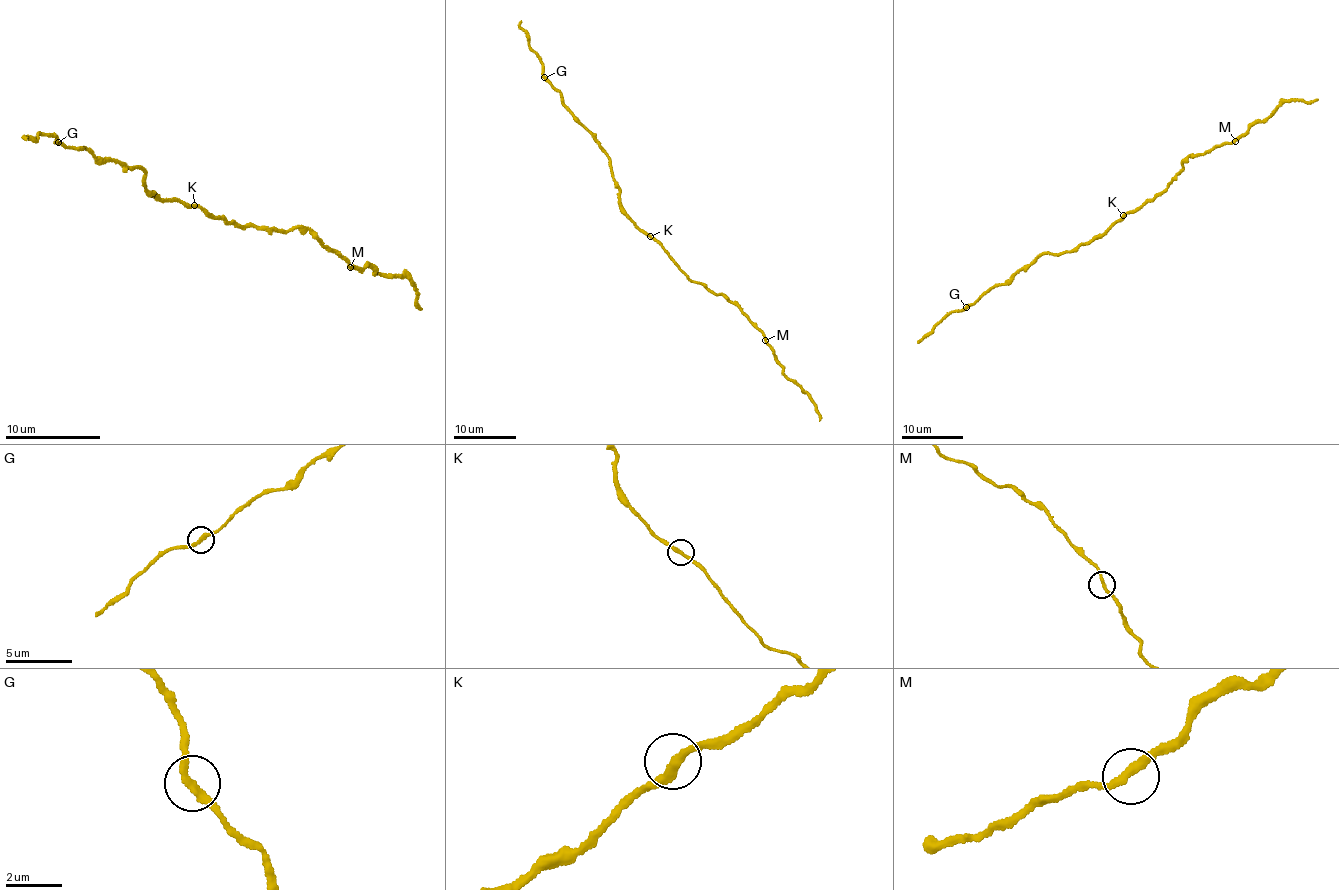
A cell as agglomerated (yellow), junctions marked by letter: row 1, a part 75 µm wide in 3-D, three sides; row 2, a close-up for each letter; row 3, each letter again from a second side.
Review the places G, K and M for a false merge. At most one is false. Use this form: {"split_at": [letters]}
{"split_at": []}

